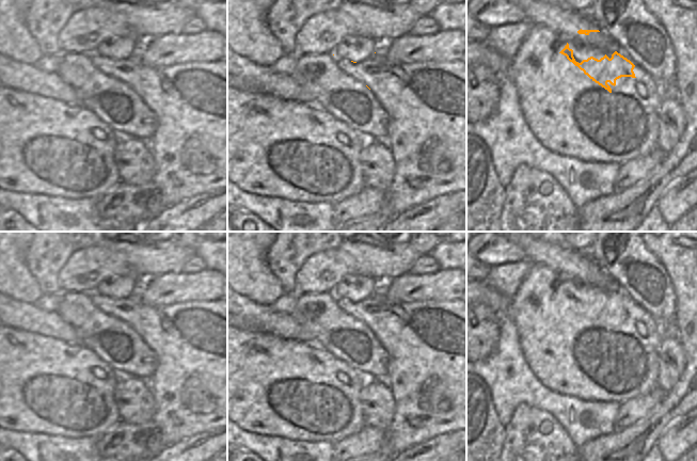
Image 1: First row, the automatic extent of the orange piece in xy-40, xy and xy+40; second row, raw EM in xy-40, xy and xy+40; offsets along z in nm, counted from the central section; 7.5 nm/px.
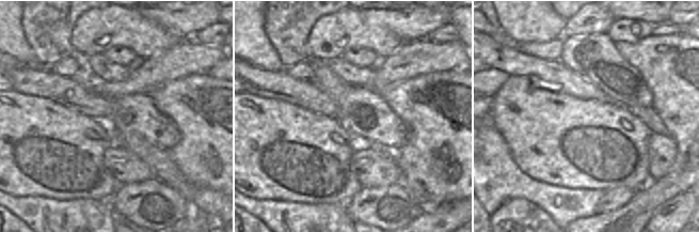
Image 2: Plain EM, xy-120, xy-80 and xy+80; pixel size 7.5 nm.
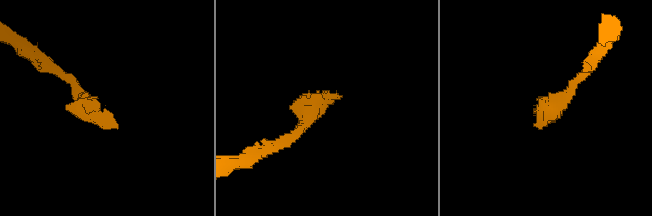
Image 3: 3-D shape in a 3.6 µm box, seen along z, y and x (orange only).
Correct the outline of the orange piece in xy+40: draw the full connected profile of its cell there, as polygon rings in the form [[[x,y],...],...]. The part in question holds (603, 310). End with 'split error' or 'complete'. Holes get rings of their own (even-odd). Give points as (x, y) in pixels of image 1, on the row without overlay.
[[[569,283],[558,292],[548,292],[538,297],[528,308],[528,323],[536,331],[551,331],[561,335],[567,343],[587,354],[596,363],[618,361],[617,352],[622,346],[613,335],[607,323],[616,324],[621,316],[636,317],[635,304],[615,290],[609,298],[606,293],[600,299],[590,296],[576,301]],[[577,305],[587,315],[574,318],[569,315],[569,306]]] | split error

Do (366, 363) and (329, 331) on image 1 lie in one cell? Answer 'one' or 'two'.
one

